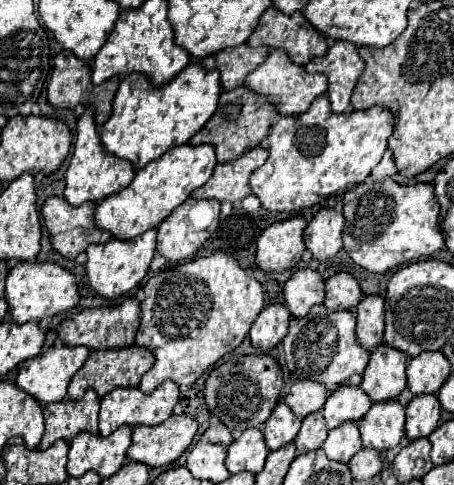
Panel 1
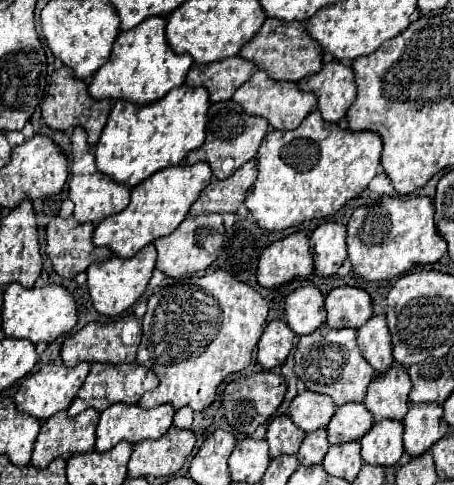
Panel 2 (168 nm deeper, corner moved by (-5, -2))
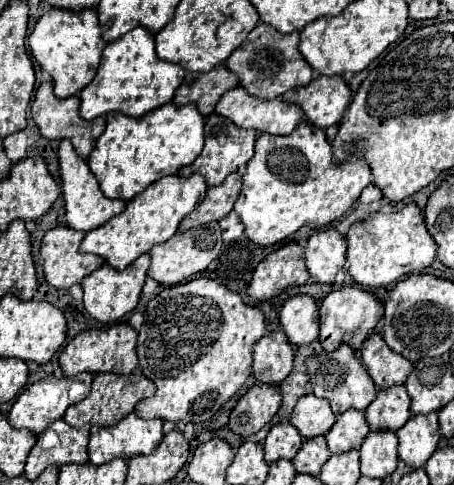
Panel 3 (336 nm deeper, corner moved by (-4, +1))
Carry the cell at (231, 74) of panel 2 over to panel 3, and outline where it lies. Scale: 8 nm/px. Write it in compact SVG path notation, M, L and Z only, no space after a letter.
M217 65L209 73L187 73L171 103L195 105L201 115L211 115L221 95L229 89L235 89L237 85L237 75L223 65Z

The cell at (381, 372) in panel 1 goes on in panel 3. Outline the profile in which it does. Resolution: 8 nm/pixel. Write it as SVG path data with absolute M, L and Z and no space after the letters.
M403 385L377 391L377 397L365 409L365 421L371 431L399 431L409 417L409 395Z

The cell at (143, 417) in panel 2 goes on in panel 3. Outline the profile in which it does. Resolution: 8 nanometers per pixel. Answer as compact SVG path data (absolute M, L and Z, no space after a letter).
M131 413L125 419L121 419L115 427L107 427L107 429L91 427L91 437L89 437L89 445L87 445L89 463L91 465L105 465L115 457L129 461L131 457L137 457L137 455L149 455L159 447L161 439L163 439L161 419L141 421L141 419L137 419L135 413Z

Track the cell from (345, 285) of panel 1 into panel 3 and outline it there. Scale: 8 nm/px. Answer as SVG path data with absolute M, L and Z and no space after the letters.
M341 287L337 291L331 291L319 307L319 321L321 321L319 343L327 353L335 351L341 343L349 345L353 351L359 351L363 341L373 333L381 317L383 317L383 305L373 293L363 291L359 287Z

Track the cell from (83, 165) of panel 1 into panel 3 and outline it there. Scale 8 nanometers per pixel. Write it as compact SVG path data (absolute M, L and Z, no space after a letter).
M69 139L61 141L57 157L59 157L59 179L61 179L63 199L65 199L65 221L67 221L67 225L71 229L77 229L77 231L83 231L83 233L93 231L93 229L101 227L103 223L107 223L111 217L119 215L125 209L123 201L107 199L101 193L101 189L97 185L97 179L93 177L91 169L87 167L87 161L81 159L81 157L77 157L77 153L71 147Z

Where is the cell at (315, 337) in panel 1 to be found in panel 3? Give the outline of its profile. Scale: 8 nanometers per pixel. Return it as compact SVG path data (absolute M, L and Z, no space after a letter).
M341 345L341 349L333 351L329 355L313 355L311 359L307 359L307 369L309 369L313 393L317 397L327 399L331 403L331 409L335 415L341 415L347 409L365 411L367 405L377 395L377 389L375 389L371 377L367 375L365 365L357 359L357 355L353 351L345 349L343 345Z

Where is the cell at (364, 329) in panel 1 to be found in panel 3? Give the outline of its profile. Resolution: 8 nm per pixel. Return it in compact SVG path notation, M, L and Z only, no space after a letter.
M373 333L373 337L365 341L359 357L377 389L403 385L409 373L413 371L413 363L401 355L395 355L379 333Z

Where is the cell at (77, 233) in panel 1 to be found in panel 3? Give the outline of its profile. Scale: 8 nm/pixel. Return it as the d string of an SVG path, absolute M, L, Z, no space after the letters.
M55 227L41 241L43 273L55 289L69 289L83 277L99 269L105 261L97 255L79 253L79 243L85 235L69 227Z

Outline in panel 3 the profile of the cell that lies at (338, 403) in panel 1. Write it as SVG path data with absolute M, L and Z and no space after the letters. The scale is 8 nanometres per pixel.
M349 409L349 413L343 413L337 417L335 425L329 429L325 435L329 451L335 453L345 453L351 449L359 449L365 437L369 435L369 425L363 419L363 413L357 413L355 409Z

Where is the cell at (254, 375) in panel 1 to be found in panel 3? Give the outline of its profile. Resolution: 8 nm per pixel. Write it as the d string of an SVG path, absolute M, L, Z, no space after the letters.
M253 385L231 411L229 429L239 437L249 437L265 427L281 407L281 391L273 385Z

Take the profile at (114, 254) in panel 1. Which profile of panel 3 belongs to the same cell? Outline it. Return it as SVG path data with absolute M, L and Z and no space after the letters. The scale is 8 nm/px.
M141 255L133 265L129 265L123 271L111 269L109 265L103 265L101 269L93 271L89 277L81 281L83 287L83 305L87 313L97 319L99 323L115 323L127 313L131 313L141 297L141 287L147 279L147 269L149 269L149 255Z

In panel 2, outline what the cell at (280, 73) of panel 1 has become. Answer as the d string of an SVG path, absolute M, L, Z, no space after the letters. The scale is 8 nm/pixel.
M256 68L252 72L252 76L236 90L232 100L238 102L248 114L264 116L278 130L294 130L296 126L300 126L304 116L316 108L316 96L312 92L302 92L296 82L274 80L262 68Z

